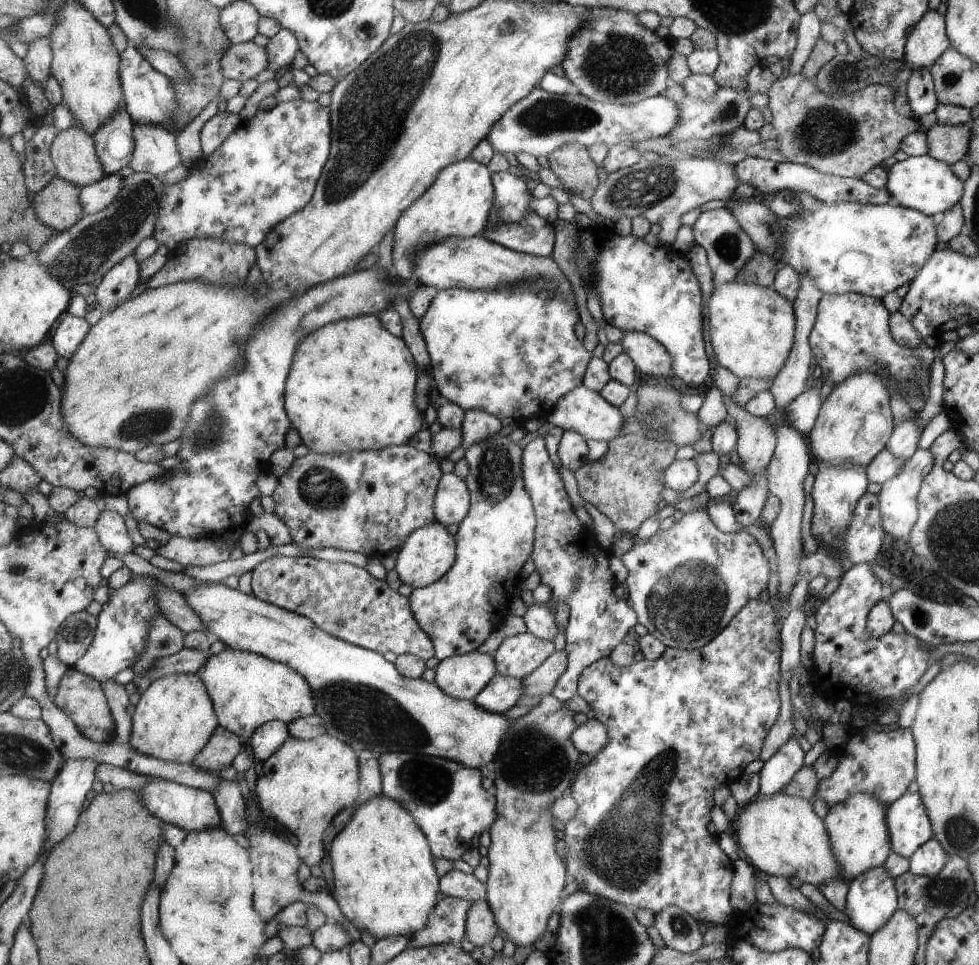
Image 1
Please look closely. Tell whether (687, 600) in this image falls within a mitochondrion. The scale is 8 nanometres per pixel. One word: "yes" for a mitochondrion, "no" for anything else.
yes

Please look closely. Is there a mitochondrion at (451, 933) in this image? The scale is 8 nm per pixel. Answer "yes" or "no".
no

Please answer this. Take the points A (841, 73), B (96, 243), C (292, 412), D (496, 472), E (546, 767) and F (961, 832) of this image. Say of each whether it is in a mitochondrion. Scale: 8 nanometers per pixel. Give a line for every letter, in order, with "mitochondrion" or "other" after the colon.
A: mitochondrion
B: mitochondrion
C: other
D: mitochondrion
E: mitochondrion
F: mitochondrion

